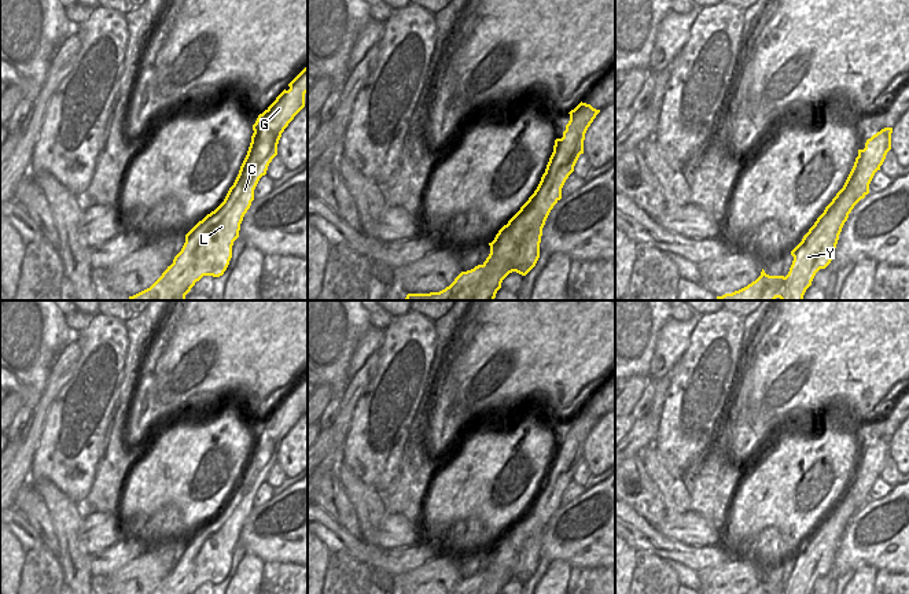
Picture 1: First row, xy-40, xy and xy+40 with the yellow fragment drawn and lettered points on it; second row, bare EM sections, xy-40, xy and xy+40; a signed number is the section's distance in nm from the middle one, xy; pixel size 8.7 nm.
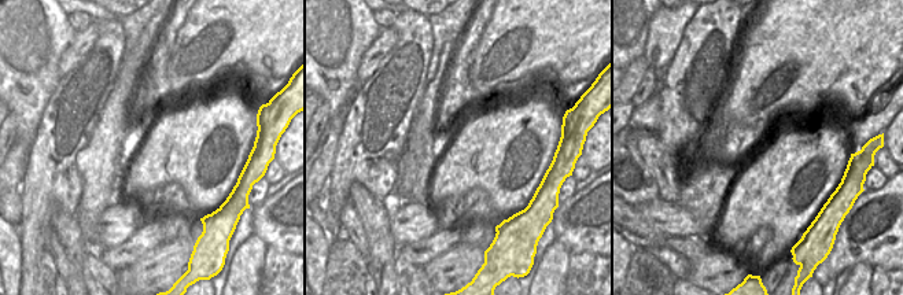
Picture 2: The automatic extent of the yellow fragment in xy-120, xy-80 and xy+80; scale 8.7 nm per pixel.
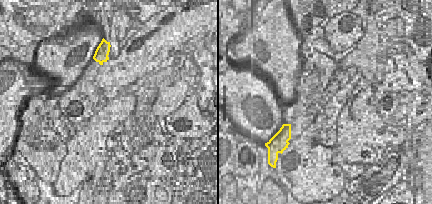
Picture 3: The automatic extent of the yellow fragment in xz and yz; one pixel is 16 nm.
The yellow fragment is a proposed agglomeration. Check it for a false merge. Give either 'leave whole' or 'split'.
split

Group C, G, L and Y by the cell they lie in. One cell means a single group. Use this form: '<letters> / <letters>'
C G L / Y

